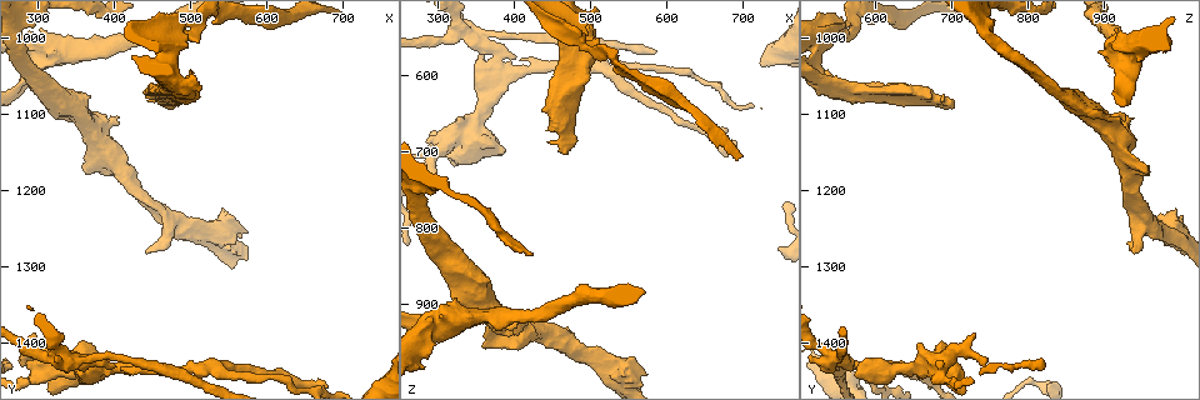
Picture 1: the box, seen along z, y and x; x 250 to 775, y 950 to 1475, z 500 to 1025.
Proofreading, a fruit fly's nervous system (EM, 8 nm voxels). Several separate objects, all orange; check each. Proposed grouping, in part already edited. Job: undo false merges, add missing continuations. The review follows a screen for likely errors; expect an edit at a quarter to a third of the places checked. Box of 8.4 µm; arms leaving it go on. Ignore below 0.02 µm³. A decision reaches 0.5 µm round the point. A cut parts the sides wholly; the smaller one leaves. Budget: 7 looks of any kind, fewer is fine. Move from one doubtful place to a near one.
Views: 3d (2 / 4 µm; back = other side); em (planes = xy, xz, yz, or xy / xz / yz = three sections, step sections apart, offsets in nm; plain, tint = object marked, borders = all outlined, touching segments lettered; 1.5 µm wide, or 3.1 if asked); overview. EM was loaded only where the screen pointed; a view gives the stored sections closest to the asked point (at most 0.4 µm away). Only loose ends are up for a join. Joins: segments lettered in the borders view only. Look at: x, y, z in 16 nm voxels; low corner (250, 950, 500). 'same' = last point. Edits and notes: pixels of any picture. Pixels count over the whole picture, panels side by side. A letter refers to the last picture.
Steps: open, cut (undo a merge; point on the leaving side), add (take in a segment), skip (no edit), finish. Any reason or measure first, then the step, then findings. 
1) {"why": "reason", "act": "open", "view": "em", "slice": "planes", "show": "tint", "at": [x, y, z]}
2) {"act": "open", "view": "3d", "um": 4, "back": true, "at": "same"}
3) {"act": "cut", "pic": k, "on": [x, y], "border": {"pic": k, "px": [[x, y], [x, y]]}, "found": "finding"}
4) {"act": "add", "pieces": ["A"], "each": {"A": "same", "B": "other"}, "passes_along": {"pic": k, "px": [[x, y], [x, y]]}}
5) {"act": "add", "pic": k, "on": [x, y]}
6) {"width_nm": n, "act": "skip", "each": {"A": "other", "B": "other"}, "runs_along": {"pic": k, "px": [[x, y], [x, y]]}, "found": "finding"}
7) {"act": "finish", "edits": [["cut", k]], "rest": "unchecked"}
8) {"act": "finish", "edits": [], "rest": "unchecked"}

{"why": "an open end", "act": "open", "view": "em", "slice": "yz", "step": 4, "show": "borders", "at": [460, 1060, 570]}

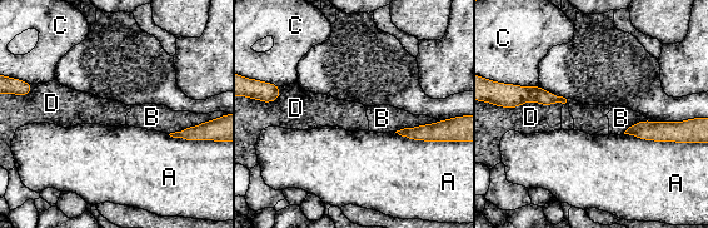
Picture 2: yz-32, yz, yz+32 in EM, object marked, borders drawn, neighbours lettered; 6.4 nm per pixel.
{"act": "open", "view": "em", "slice": "planes", "show": "borders", "at": "same"}

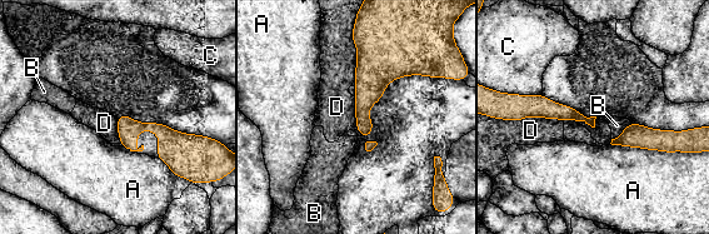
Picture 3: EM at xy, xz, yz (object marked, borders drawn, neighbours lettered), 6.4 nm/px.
{"act": "skip", "each": {"A": "other", "B": "other", "C": "other", "D": "other"}, "border": {"pic": 3, "px": [[351, 33], [357, 49], [354, 85]]}, "found": "no lettered segment goes on from it"}

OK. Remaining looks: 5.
{"act": "open", "view": "em", "slice": "xz", "step": 8, "show": "tint", "at": [330, 1425, 545]}

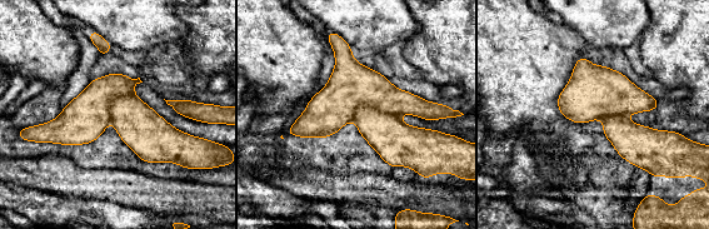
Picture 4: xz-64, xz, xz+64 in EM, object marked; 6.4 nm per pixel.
{"why": "another direction", "act": "open", "view": "em", "slice": "planes", "show": "tint", "at": "same"}

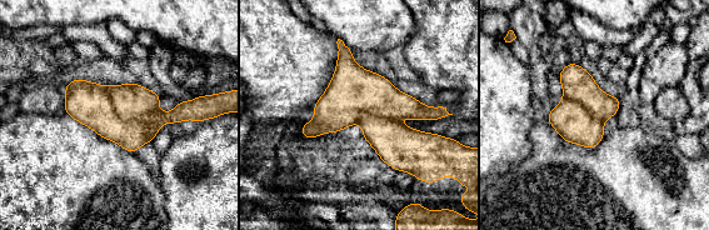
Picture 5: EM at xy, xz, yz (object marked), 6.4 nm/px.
{"why": "what lies round it", "act": "open", "view": "em", "slice": "planes", "show": "borders", "at": "same"}

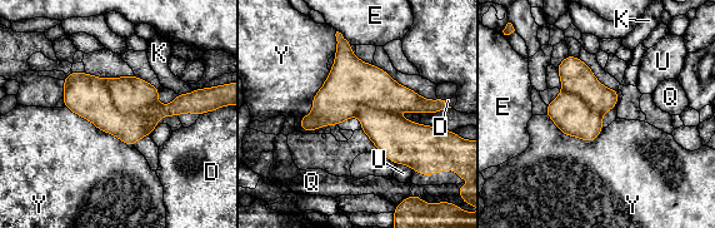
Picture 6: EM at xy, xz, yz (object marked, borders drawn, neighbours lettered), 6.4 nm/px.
{"act": "cut", "pic": 6, "on": [88, 95], "each": {"D": "other", "E": "other", "K": "other", "Q": "other", "U": "other", "Y": "other"}, "found": "a second neuron is stuck on"}

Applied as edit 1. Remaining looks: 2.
{"why": "branch stops here", "act": "open", "view": "em", "slice": "planes", "show": "borders", "at": [320, 1100, 890]}

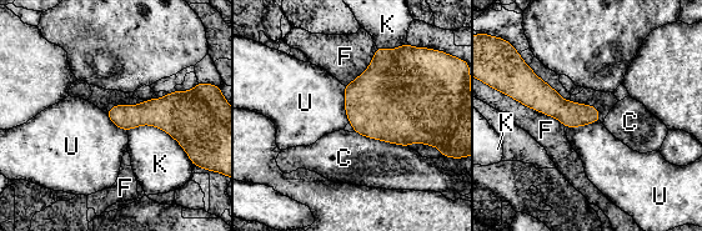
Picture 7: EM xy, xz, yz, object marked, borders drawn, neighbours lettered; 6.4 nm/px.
{"width_nm": 160, "act": "skip", "each": {"C": "other", "F": "other", "K": "other", "U": "other"}, "runs_along": {"pic": 7, "px": [[522, 93], [596, 119]]}, "found": "no lettered segment goes on from it"}

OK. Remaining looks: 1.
{"act": "finish", "edits": [["cut", 6]], "rest": "unchecked"}

